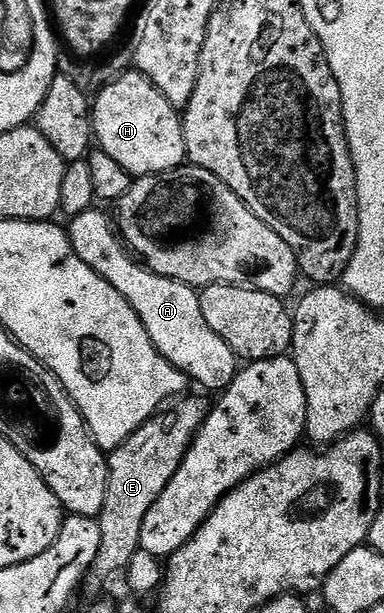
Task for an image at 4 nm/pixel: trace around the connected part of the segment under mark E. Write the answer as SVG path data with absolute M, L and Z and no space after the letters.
M179 397L173 404L159 410L136 432L132 432L132 436L128 436L120 448L109 451L108 488L104 496L104 508L97 516L100 552L96 554L84 583L84 590L94 594L90 596L101 595L102 585L109 578L117 574L119 577L125 572L132 564L132 556L142 549L140 532L144 529L144 516L148 516L148 508L160 500L160 492L168 488L168 480L176 476L176 468L180 468L208 413L208 402L190 397Z

